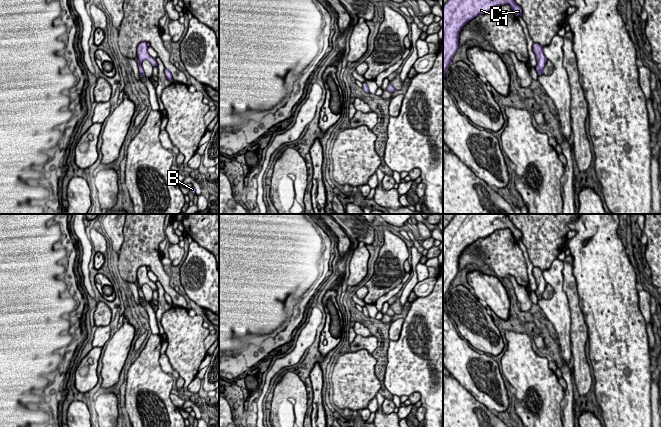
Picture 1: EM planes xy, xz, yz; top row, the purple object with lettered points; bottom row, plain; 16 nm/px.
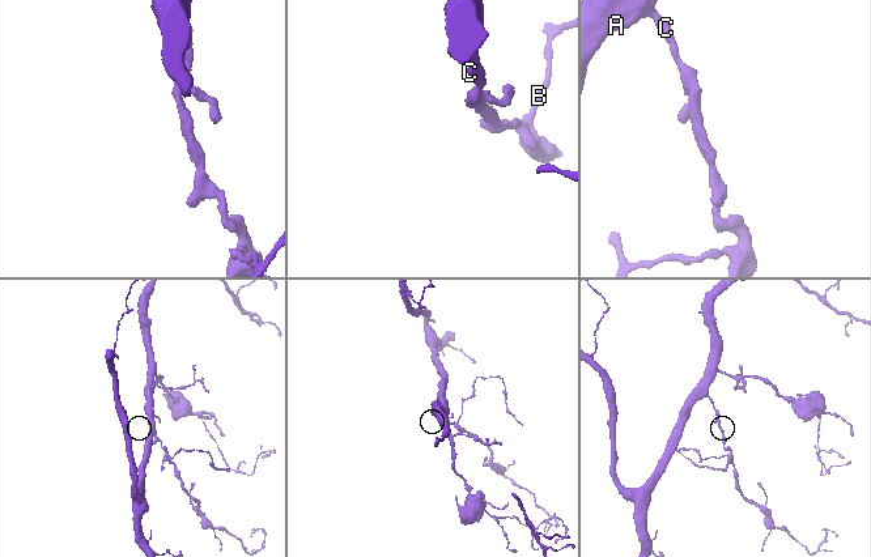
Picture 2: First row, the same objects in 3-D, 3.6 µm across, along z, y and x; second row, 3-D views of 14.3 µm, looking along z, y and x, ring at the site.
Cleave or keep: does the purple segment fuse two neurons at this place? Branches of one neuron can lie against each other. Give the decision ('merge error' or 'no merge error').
no merge error

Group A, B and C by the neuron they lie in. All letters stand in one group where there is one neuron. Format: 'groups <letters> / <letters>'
groups A B C

